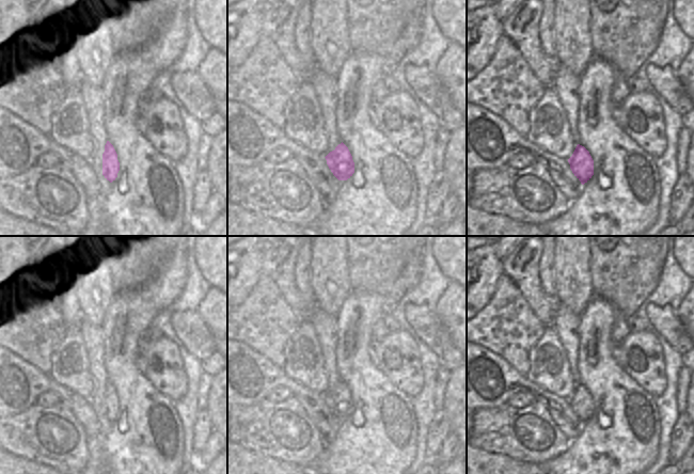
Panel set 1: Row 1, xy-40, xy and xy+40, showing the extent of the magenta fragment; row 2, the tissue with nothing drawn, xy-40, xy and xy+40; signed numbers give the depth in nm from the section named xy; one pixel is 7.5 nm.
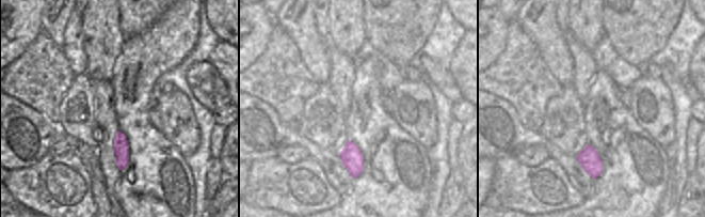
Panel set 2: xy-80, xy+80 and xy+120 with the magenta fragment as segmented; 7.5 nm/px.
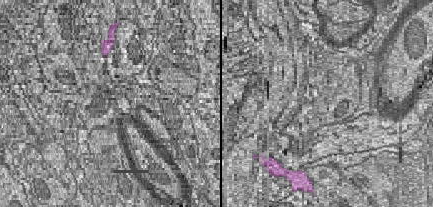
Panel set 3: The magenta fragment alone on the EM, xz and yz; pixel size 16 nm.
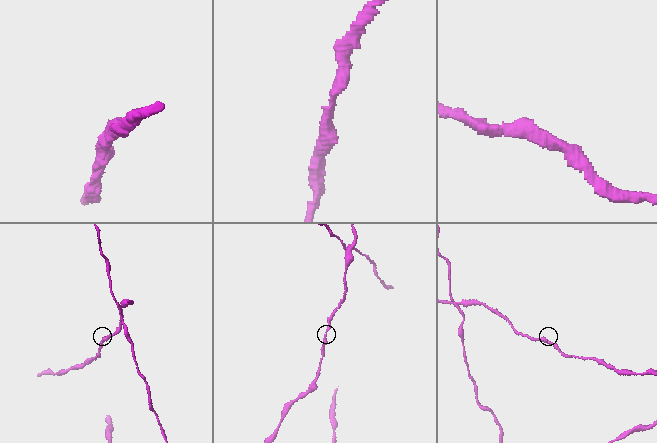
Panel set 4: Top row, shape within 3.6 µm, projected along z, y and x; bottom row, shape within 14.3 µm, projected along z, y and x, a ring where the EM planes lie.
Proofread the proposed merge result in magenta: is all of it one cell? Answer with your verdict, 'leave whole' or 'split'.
leave whole

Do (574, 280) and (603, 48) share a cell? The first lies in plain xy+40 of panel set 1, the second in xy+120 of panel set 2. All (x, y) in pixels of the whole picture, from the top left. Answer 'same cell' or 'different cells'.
different cells

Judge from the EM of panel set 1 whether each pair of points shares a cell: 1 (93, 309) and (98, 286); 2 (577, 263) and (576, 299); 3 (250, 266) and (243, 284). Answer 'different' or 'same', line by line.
1: same
2: same
3: same

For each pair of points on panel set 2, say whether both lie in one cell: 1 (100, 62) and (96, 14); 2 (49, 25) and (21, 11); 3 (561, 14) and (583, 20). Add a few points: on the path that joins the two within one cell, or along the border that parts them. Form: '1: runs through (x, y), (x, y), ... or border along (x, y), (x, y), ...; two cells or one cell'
1: runs through (100, 50), (100, 26); one cell
2: border along (42, 11), (39, 15), (41, 28); two cells
3: border along (567, 11), (569, 30); two cells

